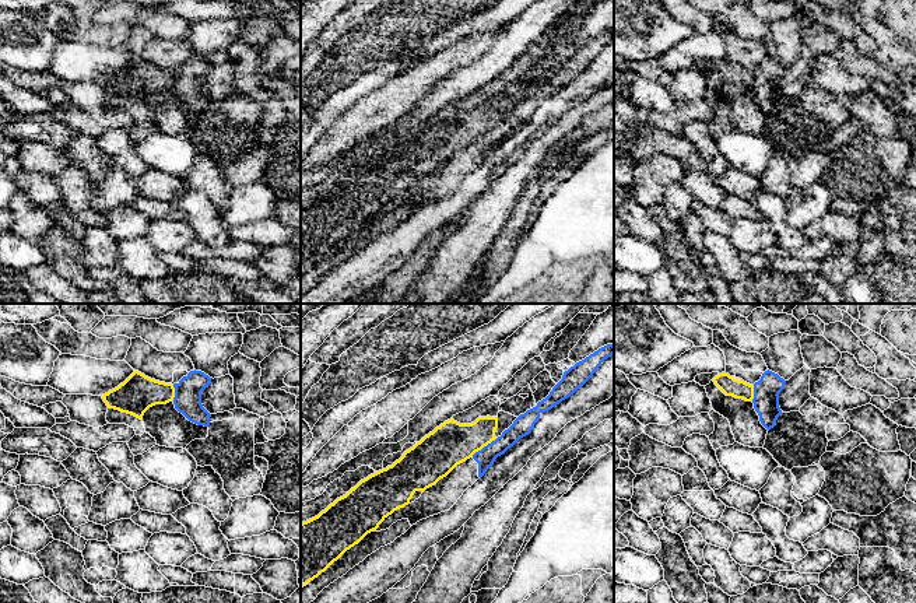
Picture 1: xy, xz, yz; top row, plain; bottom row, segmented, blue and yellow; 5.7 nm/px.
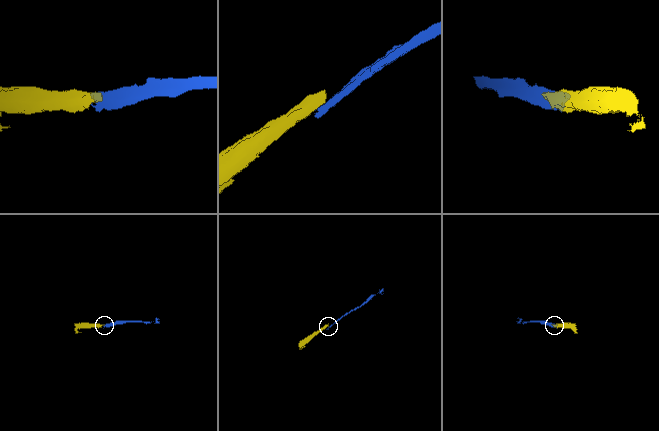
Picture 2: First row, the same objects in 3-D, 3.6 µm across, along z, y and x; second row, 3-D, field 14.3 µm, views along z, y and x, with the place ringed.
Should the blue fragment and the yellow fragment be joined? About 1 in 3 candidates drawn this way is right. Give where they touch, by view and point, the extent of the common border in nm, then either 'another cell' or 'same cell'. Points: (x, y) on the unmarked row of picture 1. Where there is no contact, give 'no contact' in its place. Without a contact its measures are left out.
contact xz (484, 133); length 190 nm; another cell

